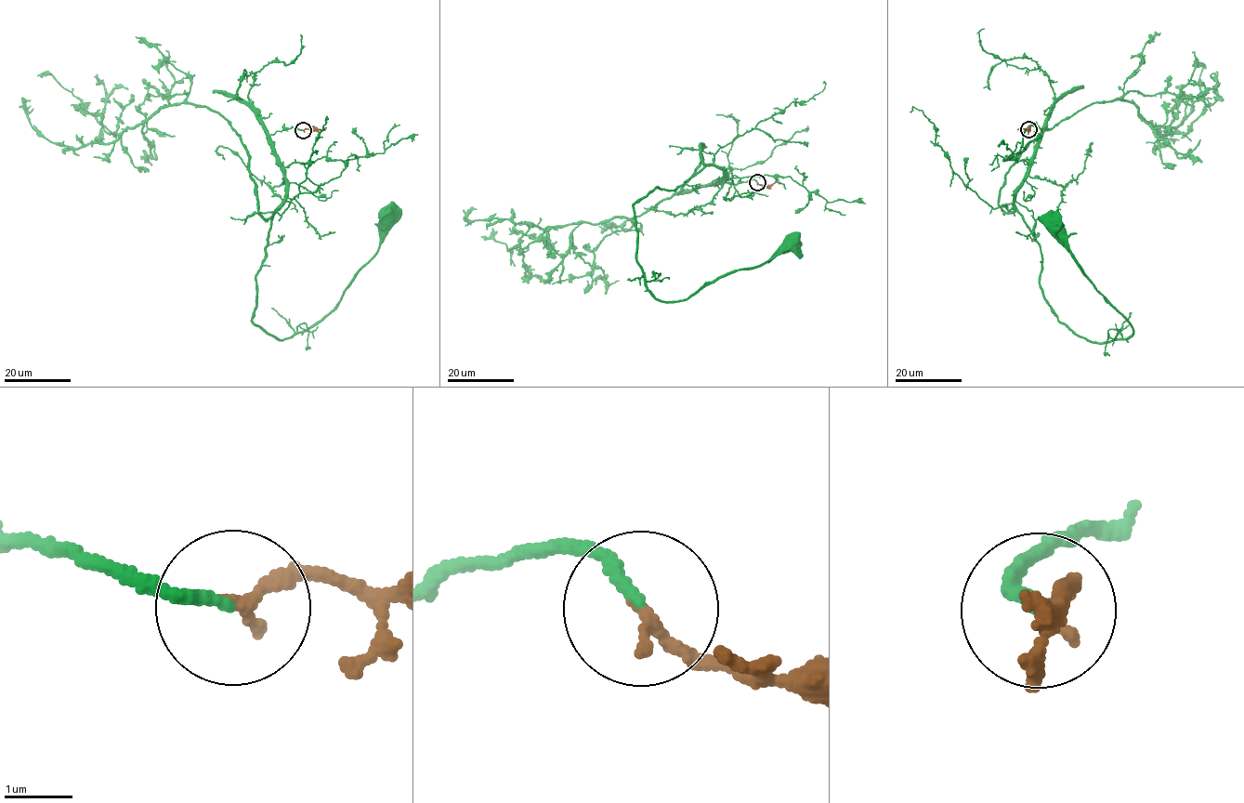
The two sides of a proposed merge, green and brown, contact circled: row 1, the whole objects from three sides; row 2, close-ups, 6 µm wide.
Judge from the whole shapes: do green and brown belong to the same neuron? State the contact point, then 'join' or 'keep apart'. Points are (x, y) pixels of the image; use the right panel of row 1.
at (1028, 129); join

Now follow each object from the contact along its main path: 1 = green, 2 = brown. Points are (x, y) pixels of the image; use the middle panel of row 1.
1: (756, 182), (720, 182), (722, 170), (706, 165), (639, 199), (645, 284), (683, 300), (787, 242)
2: (756, 182), (771, 185), (777, 181), (779, 183)

